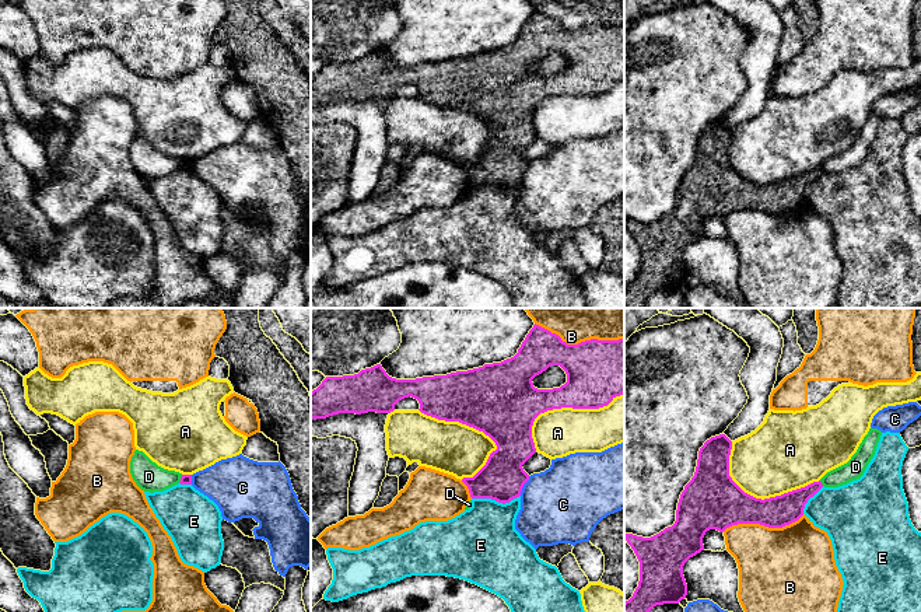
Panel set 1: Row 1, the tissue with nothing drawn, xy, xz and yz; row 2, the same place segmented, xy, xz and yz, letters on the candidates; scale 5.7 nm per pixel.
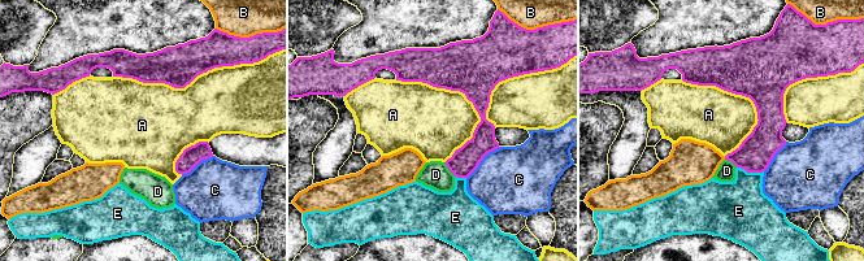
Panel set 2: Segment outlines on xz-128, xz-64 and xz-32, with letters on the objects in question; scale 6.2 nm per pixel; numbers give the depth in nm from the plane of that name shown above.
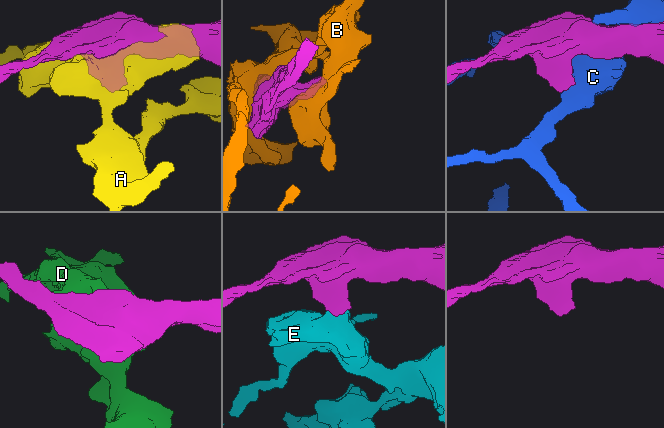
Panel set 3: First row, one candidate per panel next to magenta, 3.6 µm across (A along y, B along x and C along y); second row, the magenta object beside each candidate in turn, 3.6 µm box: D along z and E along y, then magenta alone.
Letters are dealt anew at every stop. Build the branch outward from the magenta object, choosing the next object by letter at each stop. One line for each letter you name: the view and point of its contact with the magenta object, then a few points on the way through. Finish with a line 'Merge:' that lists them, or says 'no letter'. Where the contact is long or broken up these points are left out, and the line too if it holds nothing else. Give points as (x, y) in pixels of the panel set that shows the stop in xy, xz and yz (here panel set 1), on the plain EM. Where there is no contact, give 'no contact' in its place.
Merge: no letter

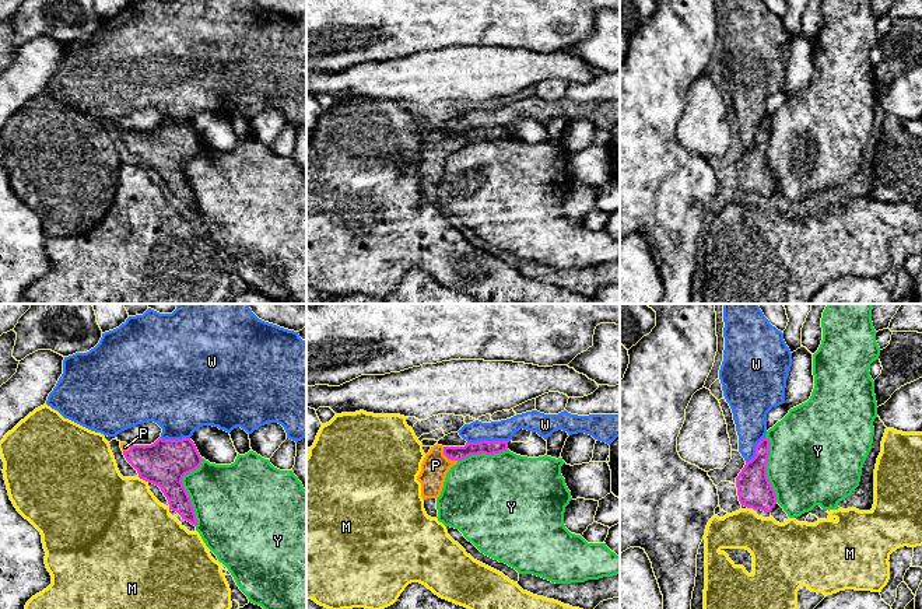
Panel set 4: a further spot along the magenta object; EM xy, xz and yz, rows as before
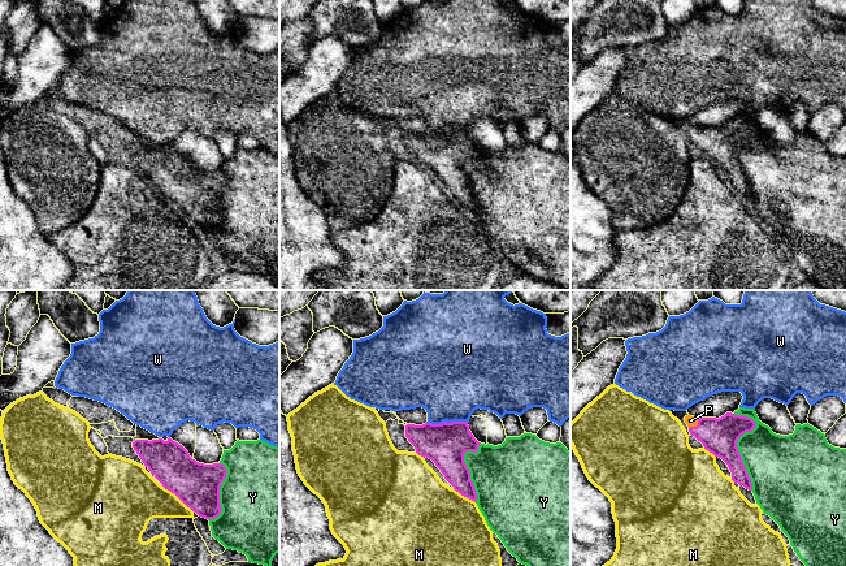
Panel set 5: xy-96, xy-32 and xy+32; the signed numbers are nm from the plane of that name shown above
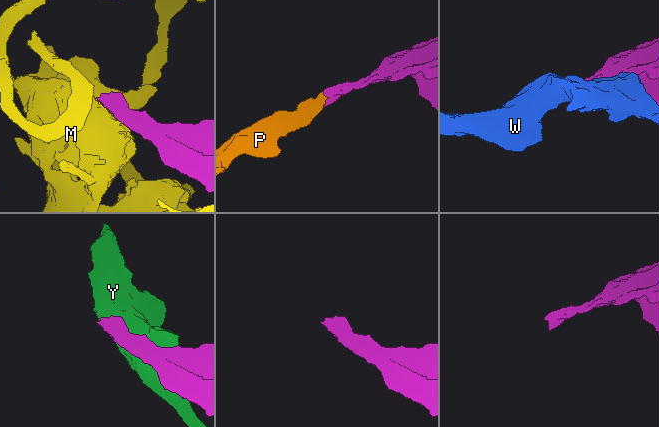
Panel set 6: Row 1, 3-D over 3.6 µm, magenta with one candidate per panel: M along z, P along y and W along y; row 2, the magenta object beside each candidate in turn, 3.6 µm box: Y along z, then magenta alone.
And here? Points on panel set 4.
P: meets magenta in xz at (448, 144); runs through xz (483, 133), (469, 135), (448, 144), (435, 151)
Merge: P

